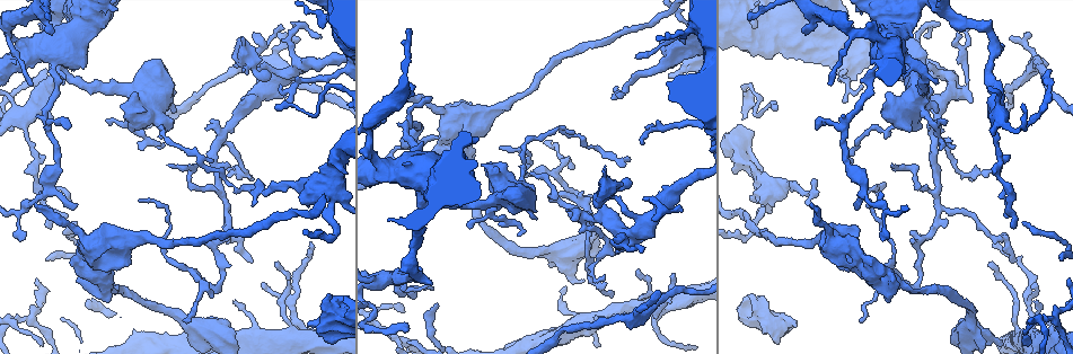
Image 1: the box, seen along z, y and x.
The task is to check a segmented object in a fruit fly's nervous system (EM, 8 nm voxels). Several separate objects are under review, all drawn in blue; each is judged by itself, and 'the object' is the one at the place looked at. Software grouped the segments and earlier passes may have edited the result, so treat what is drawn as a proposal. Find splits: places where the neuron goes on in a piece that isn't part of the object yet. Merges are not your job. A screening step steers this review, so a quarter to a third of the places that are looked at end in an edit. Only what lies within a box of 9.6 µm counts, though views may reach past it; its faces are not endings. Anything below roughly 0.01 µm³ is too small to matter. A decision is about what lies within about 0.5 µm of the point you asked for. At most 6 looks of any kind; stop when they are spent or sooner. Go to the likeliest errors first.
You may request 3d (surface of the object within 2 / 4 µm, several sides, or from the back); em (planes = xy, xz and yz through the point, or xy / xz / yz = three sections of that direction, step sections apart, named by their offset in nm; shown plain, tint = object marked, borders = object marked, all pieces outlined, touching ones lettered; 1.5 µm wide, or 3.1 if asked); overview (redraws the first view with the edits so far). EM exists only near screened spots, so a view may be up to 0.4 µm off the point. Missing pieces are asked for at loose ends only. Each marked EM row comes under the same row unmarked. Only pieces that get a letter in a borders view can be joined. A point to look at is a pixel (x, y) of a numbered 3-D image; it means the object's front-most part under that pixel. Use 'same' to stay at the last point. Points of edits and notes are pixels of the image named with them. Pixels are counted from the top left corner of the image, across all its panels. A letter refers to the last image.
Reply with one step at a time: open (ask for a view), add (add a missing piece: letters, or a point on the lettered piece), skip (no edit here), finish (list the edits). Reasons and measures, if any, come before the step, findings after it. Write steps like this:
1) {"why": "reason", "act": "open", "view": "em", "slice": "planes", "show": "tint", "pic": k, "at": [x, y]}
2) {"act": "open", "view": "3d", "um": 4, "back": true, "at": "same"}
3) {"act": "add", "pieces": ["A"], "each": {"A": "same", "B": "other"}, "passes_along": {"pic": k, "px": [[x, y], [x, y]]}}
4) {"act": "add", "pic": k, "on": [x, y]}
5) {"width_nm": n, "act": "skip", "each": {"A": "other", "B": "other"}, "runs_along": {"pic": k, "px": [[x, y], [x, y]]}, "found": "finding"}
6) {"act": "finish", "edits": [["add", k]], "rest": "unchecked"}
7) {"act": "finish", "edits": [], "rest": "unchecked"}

{"why": "tapers out", "act": "open", "view": "em", "slice": "xy", "step": 8, "show": "tint", "pic": 1, "at": [35, 204]}

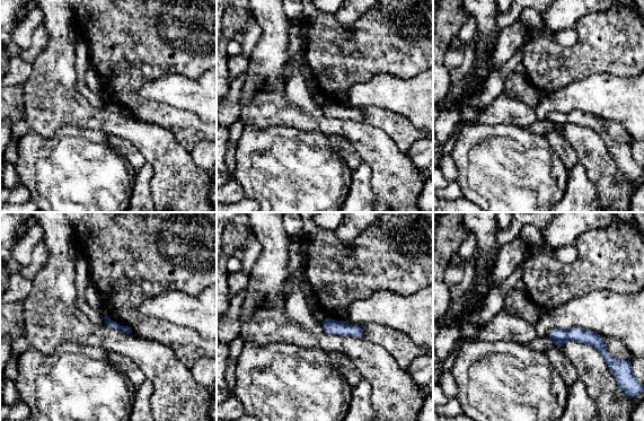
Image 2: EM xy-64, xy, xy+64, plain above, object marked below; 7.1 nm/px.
{"why": "cut it another way", "act": "open", "view": "em", "slice": "planes", "show": "borders", "at": "same"}

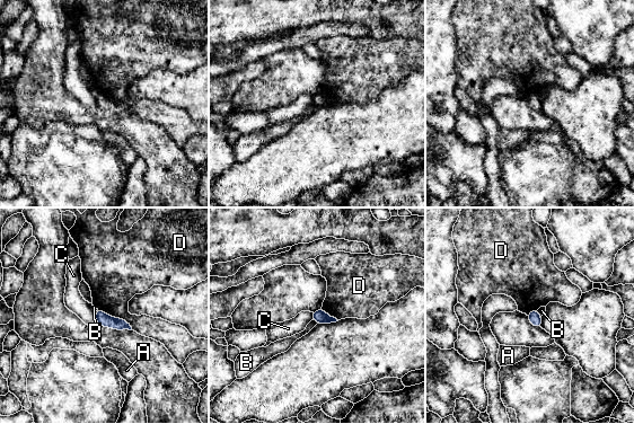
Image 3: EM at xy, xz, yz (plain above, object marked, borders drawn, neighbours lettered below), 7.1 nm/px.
{"act": "skip", "each": {"A": "other", "B": "other", "C": "other", "D": "other"}, "found": "none of them fits"}

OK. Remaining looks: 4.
{"why": "free end", "act": "open", "view": "em", "slice": "yz", "step": 4, "show": "borders", "pic": 1, "at": [18, 240]}

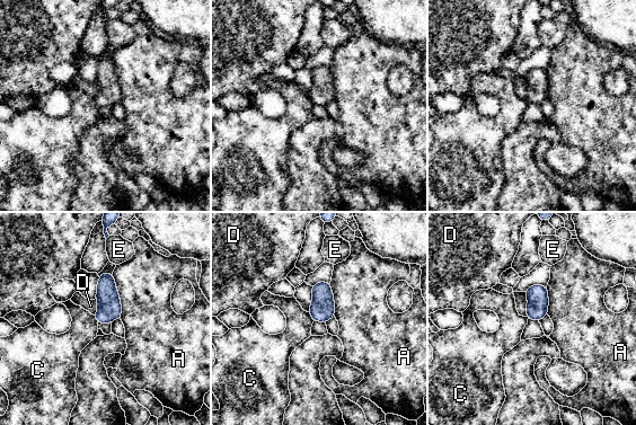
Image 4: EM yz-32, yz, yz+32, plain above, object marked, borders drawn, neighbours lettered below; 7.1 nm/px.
{"act": "skip", "each": {"A": "other", "C": "other", "D": "other", "E": "other"}, "border": {"pic": 4, "px": [[96, 299], [97, 311], [94, 315]]}, "found": "none of them fits"}

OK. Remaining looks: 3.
{"why": "an open end", "act": "open", "view": "3d", "um": 2, "pic": 1, "at": [307, 327]}

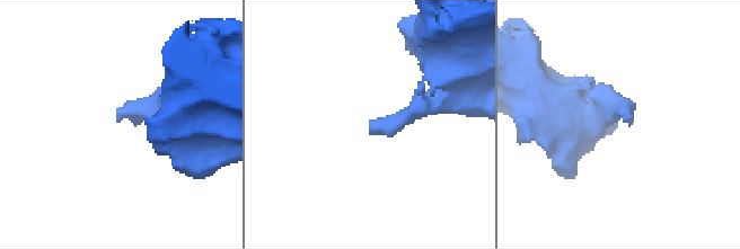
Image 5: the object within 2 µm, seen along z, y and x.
{"act": "open", "view": "em", "slice": "xy", "step": 4, "show": "tint", "pic": 5, "at": [116, 122]}

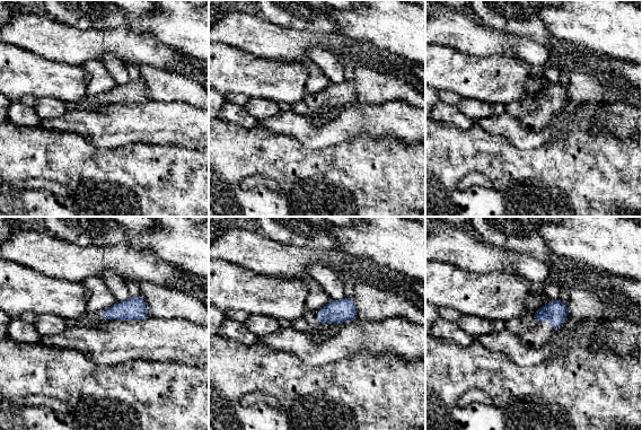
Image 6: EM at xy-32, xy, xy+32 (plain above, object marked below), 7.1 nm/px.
{"act": "open", "view": "em", "slice": "xz", "step": 8, "show": "borders", "at": "same"}

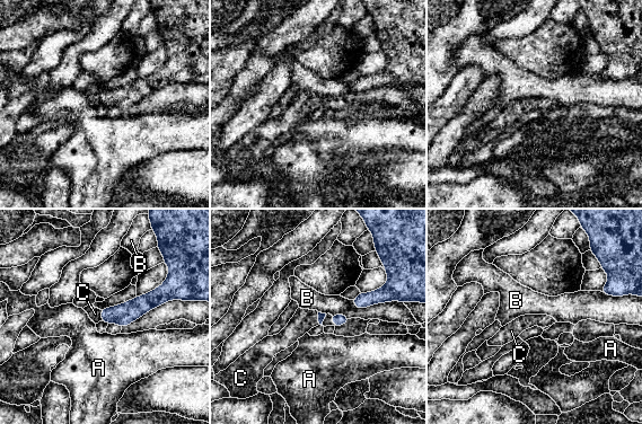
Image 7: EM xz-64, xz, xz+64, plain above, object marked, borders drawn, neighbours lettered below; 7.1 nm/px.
{"act": "add", "pieces": ["C"], "each": {"A": "other", "B": "other", "C": "same"}, "passes_along": {"pic": 7, "px": [[124, 314], [102, 316], [95, 314]]}, "found": "it goes on there"}

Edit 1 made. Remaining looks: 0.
{"act": "finish", "edits": [["add", 7]], "rest": "unchecked"}

